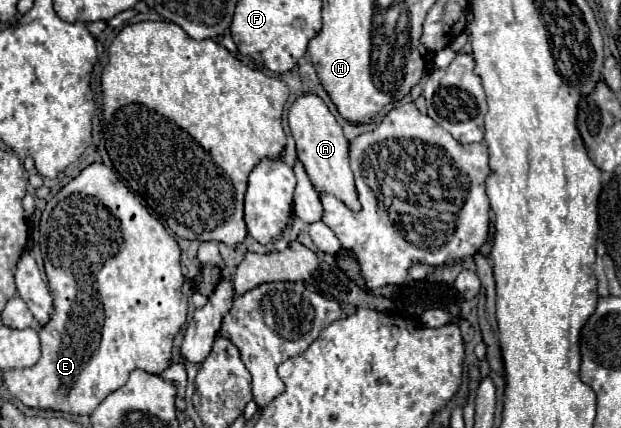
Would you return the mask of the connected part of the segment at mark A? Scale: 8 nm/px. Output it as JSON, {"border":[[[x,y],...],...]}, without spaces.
{"border":[[[310,92],[300,94],[290,110],[288,110],[288,124],[290,124],[290,132],[296,140],[296,152],[298,158],[302,160],[314,190],[320,192],[328,192],[334,194],[336,198],[340,198],[348,208],[352,210],[360,210],[360,202],[354,190],[354,176],[348,164],[348,140],[344,138],[344,132],[340,128],[340,124],[336,122],[334,114],[330,112],[330,108],[326,106],[326,102]]]}

